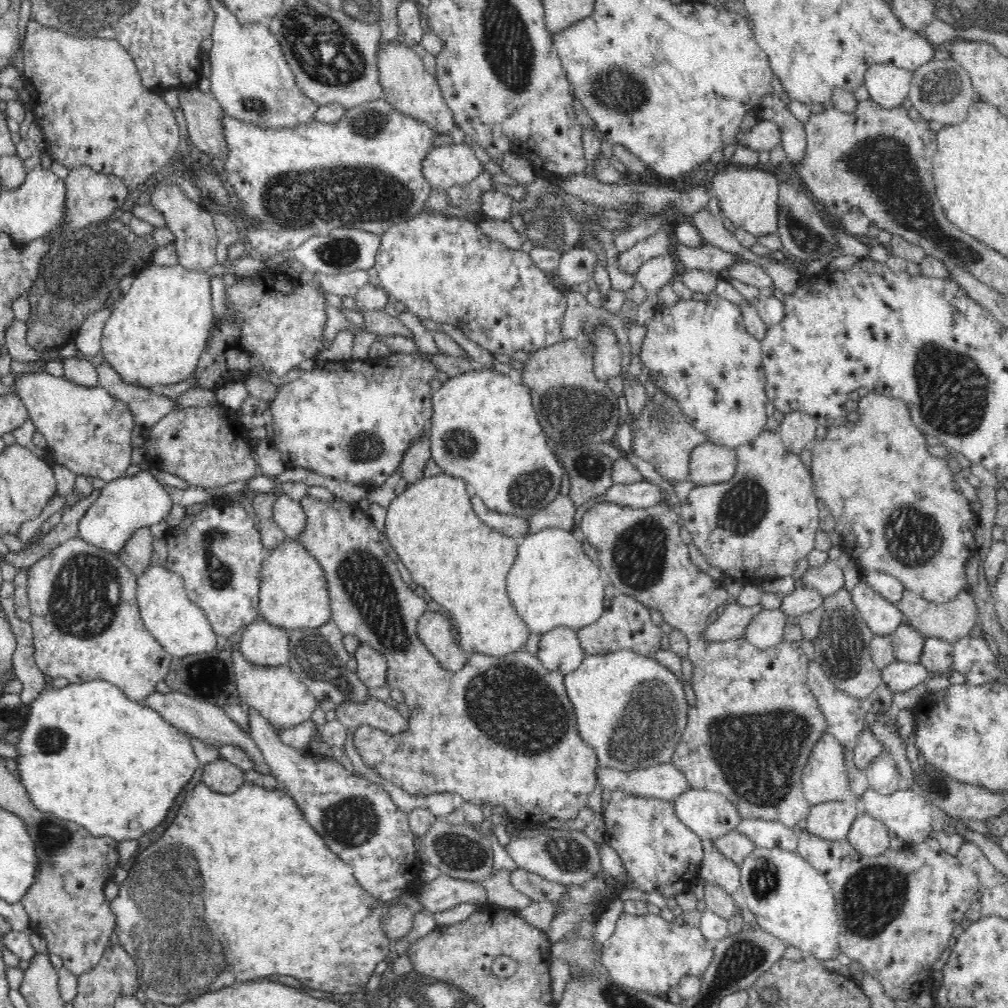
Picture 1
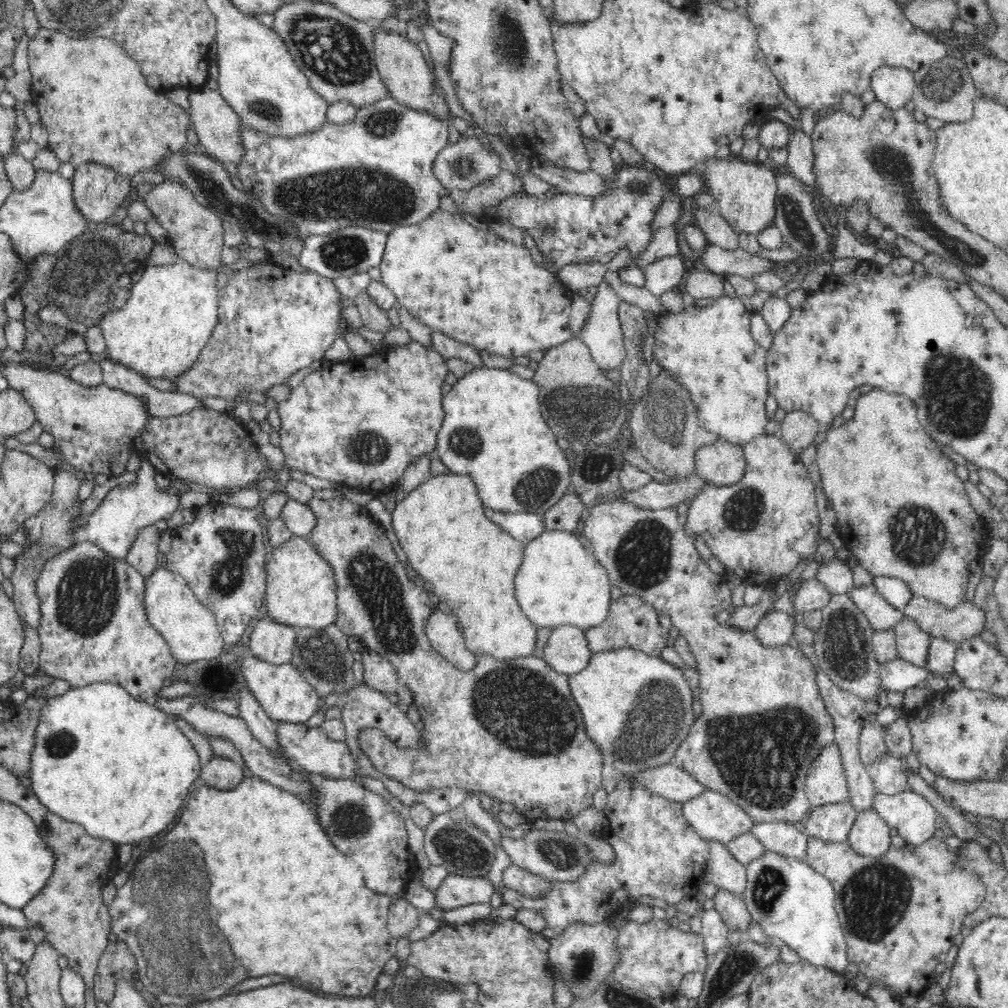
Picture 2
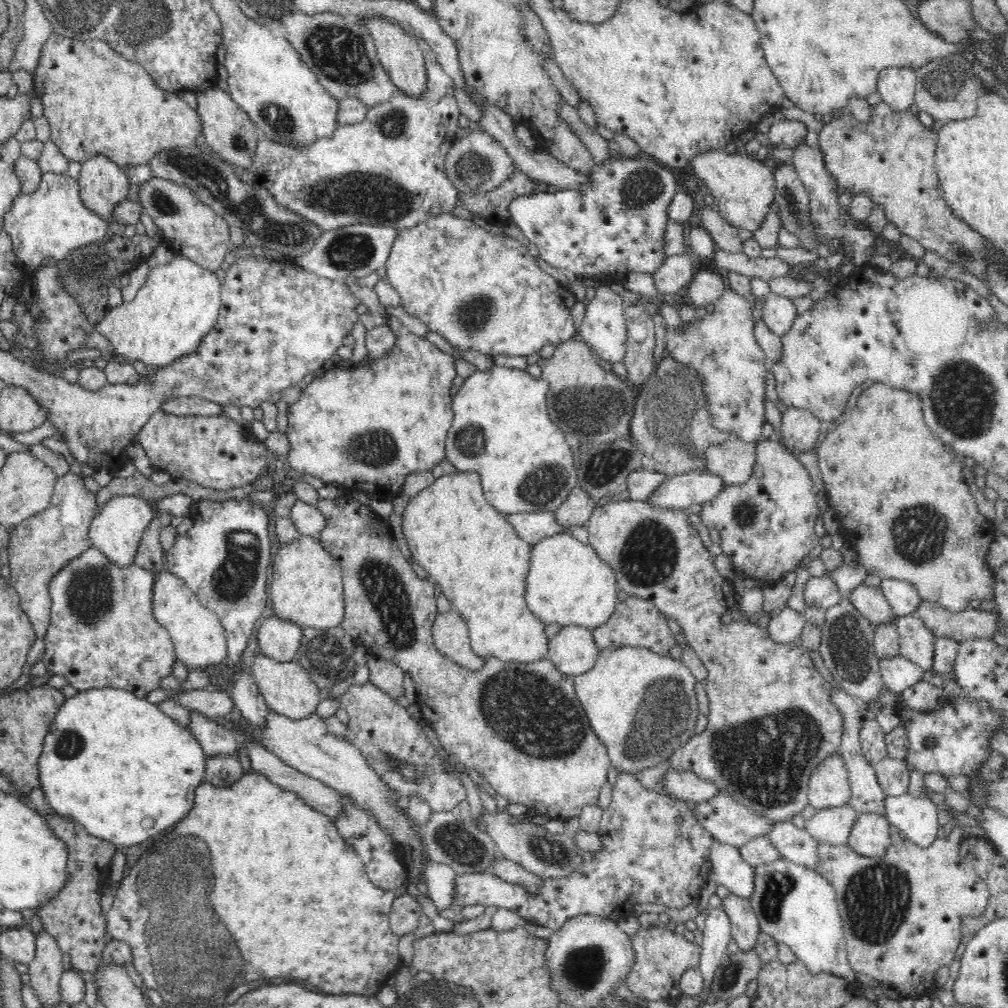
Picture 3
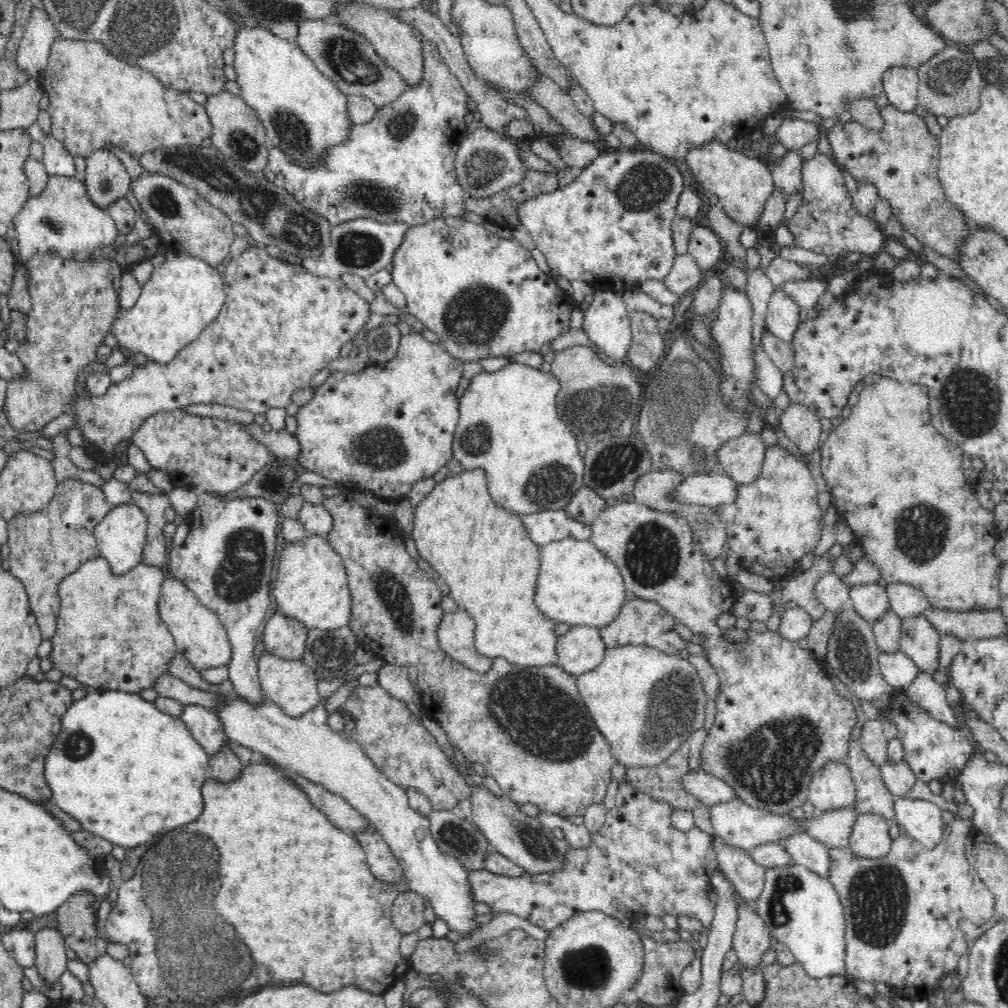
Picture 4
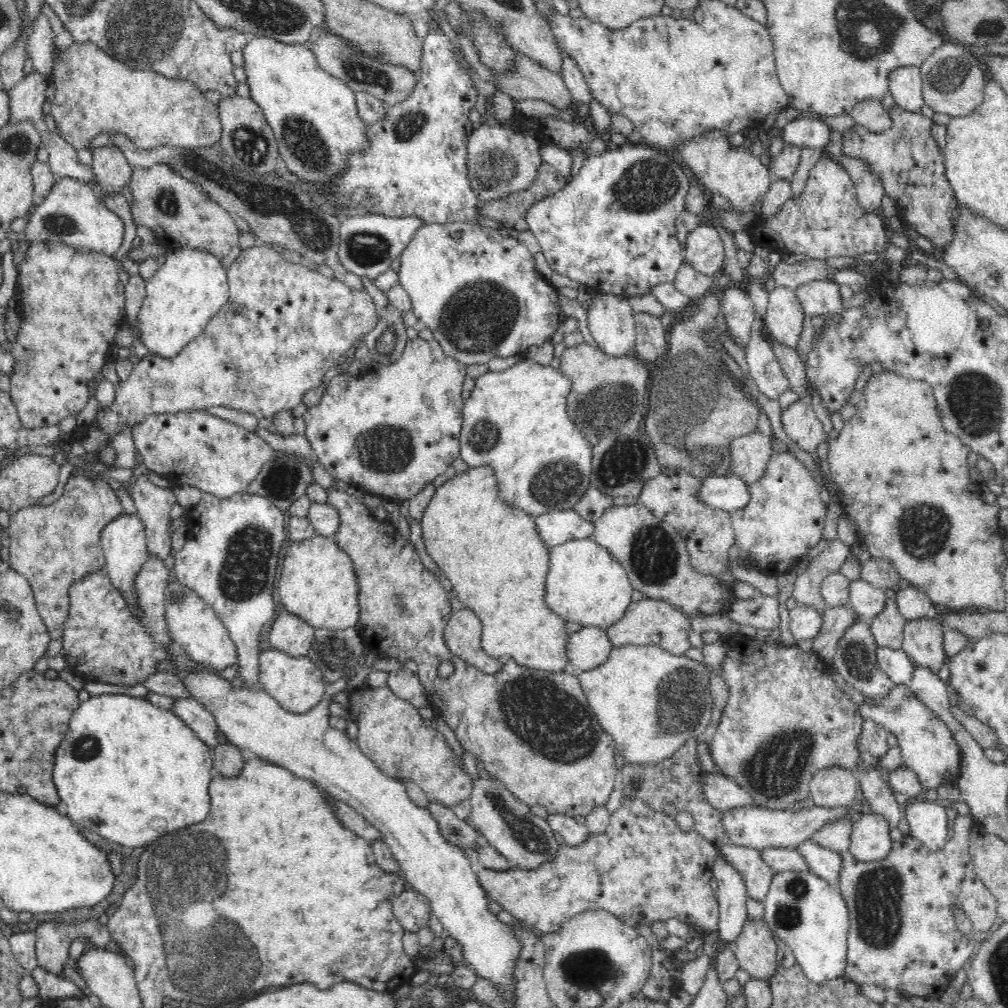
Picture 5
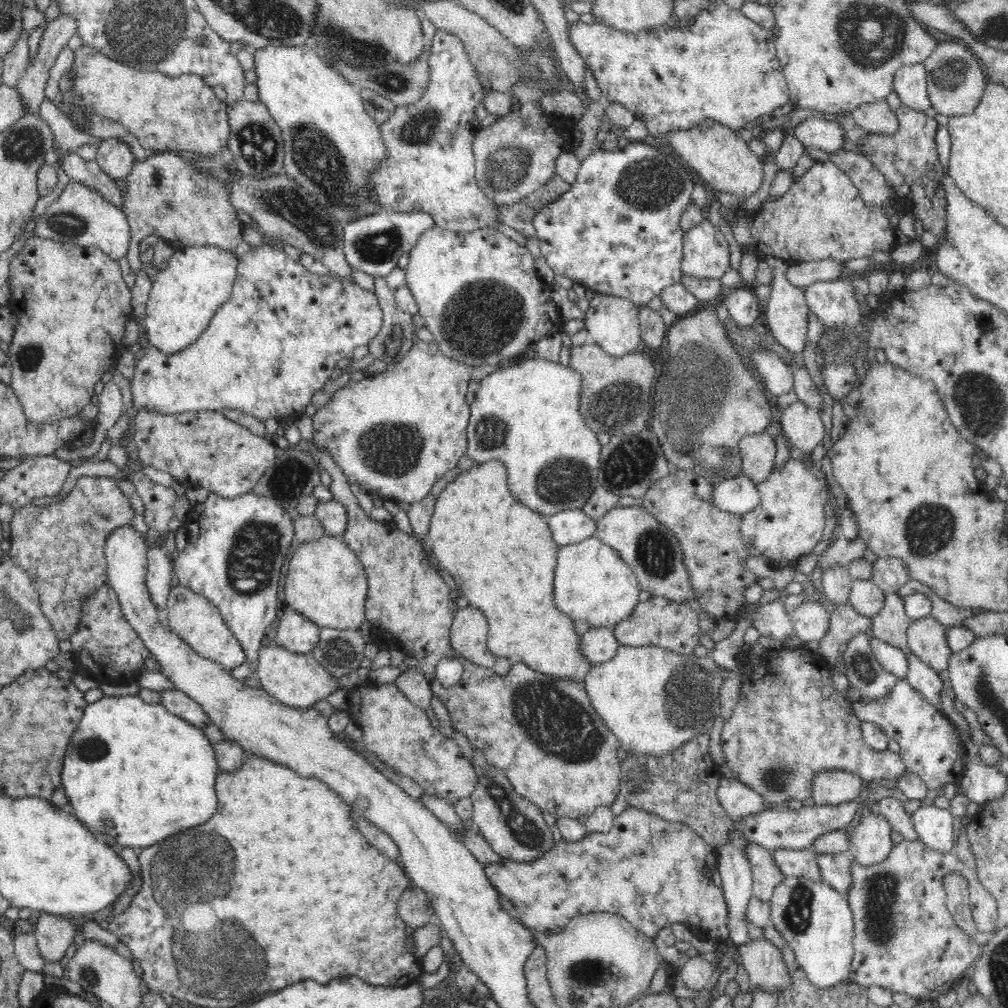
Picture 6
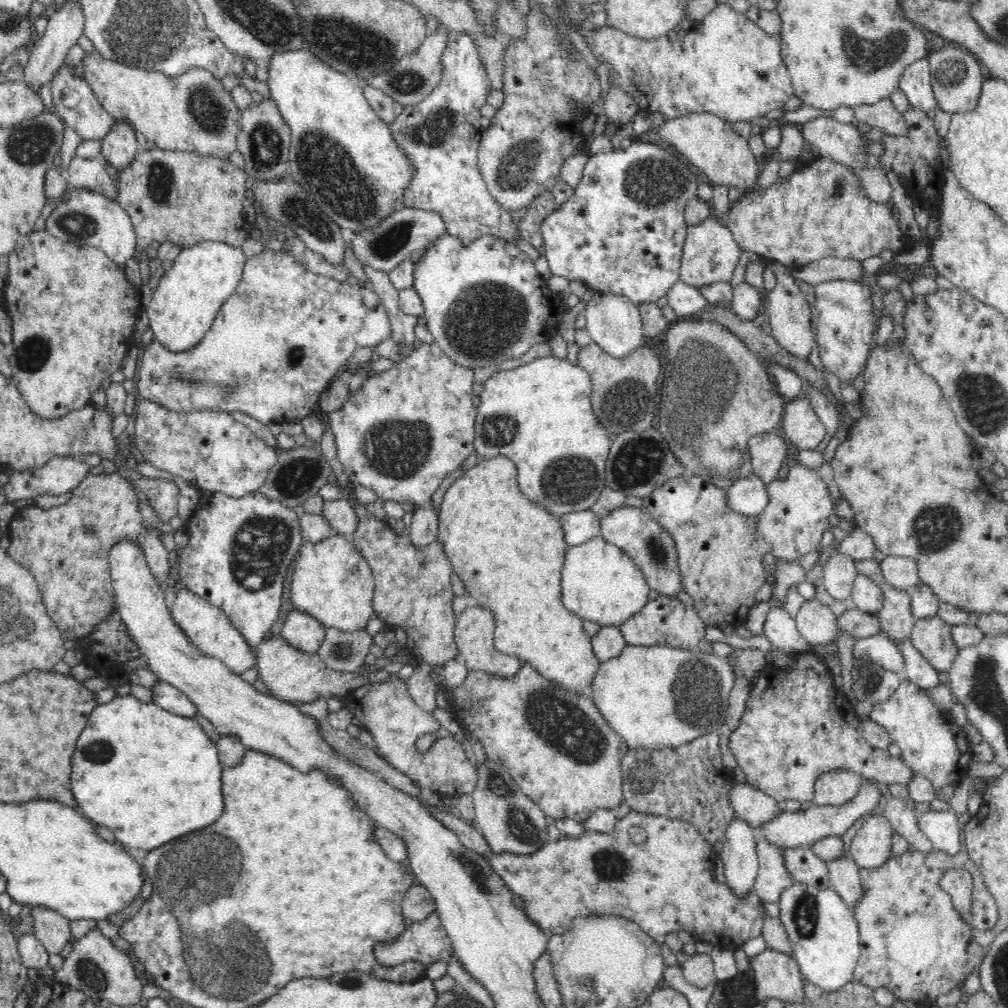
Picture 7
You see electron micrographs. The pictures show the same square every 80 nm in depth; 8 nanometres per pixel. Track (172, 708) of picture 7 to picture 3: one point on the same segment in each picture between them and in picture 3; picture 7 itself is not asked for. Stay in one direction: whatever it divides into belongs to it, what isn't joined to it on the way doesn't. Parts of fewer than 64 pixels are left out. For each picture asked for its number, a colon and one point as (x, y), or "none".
3: (215, 739)
4: (205, 726)
5: (194, 714)
6: (177, 702)

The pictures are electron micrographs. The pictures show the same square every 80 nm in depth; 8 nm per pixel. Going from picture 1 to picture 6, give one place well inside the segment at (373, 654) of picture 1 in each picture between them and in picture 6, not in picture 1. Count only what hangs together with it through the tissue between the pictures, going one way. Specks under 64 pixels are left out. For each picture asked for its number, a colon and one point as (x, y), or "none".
2: (379, 673)
3: (384, 674)
4: (394, 679)
5: (405, 684)
6: (416, 687)

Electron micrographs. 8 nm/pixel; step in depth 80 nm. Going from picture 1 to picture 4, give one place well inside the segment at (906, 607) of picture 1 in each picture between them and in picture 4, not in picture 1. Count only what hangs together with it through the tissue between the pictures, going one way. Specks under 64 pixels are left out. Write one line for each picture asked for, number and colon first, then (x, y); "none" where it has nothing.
2: (965, 620)
3: (970, 623)
4: (975, 624)

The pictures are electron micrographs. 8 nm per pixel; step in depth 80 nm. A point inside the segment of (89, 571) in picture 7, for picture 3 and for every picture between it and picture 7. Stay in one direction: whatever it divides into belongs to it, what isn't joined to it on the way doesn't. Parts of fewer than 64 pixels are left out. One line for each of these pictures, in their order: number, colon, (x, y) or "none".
3: (43, 543)
4: (45, 546)
5: (52, 546)
6: (61, 547)

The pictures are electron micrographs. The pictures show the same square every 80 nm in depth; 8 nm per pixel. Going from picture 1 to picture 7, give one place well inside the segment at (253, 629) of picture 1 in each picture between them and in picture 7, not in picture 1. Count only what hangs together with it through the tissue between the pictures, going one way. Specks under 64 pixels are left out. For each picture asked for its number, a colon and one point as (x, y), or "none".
2: (273, 642)
3: (278, 639)
4: (285, 637)
5: (290, 634)
6: (296, 633)
7: (301, 631)

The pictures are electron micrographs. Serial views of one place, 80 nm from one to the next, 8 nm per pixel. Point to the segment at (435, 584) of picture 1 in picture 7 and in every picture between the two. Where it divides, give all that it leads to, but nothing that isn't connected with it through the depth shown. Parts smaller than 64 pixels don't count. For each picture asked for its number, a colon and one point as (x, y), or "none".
2: (469, 561)
3: (453, 533)
4: (482, 552)
5: (493, 555)
6: (500, 553)
7: (508, 552)

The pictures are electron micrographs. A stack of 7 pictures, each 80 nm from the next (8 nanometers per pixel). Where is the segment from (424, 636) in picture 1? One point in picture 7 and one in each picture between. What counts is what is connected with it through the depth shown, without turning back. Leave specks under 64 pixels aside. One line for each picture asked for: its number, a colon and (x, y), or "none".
2: (443, 630)
3: (450, 634)
4: (455, 633)
5: (462, 632)
6: (469, 629)
7: (473, 631)

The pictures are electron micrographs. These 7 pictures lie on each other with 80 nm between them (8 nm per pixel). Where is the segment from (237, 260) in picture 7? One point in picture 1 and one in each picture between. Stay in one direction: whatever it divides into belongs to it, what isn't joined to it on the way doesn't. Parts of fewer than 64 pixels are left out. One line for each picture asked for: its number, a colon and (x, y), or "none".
1: (157, 342)
2: (176, 310)
3: (179, 303)
4: (183, 294)
5: (189, 287)
6: (197, 281)

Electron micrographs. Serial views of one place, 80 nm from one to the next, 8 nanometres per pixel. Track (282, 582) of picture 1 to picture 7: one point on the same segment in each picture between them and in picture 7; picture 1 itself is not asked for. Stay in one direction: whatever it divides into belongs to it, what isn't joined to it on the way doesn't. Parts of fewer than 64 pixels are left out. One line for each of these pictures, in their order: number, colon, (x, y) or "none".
2: (301, 588)
3: (305, 589)
4: (311, 586)
5: (317, 584)
6: (326, 583)
7: (331, 582)

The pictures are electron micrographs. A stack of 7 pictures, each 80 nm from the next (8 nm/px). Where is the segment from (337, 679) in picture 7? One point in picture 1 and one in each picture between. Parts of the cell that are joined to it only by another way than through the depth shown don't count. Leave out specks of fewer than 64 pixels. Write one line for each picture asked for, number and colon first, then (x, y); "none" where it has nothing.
1: (275, 693)
2: (284, 694)
3: (287, 688)
4: (291, 685)
5: (295, 683)
6: (297, 680)

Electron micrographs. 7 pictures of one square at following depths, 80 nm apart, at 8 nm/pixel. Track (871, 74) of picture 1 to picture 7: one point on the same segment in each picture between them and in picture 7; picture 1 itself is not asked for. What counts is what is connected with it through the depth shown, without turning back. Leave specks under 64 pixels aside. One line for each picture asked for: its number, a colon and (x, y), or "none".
2: (894, 87)
3: (897, 86)
4: (900, 84)
5: (905, 83)
6: (909, 82)
7: (915, 81)

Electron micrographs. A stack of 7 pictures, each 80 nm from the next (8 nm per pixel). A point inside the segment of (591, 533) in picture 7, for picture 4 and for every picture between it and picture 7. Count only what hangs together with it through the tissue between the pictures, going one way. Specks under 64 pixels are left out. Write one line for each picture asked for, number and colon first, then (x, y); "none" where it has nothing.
4: (543, 527)
5: (555, 527)
6: (567, 527)

